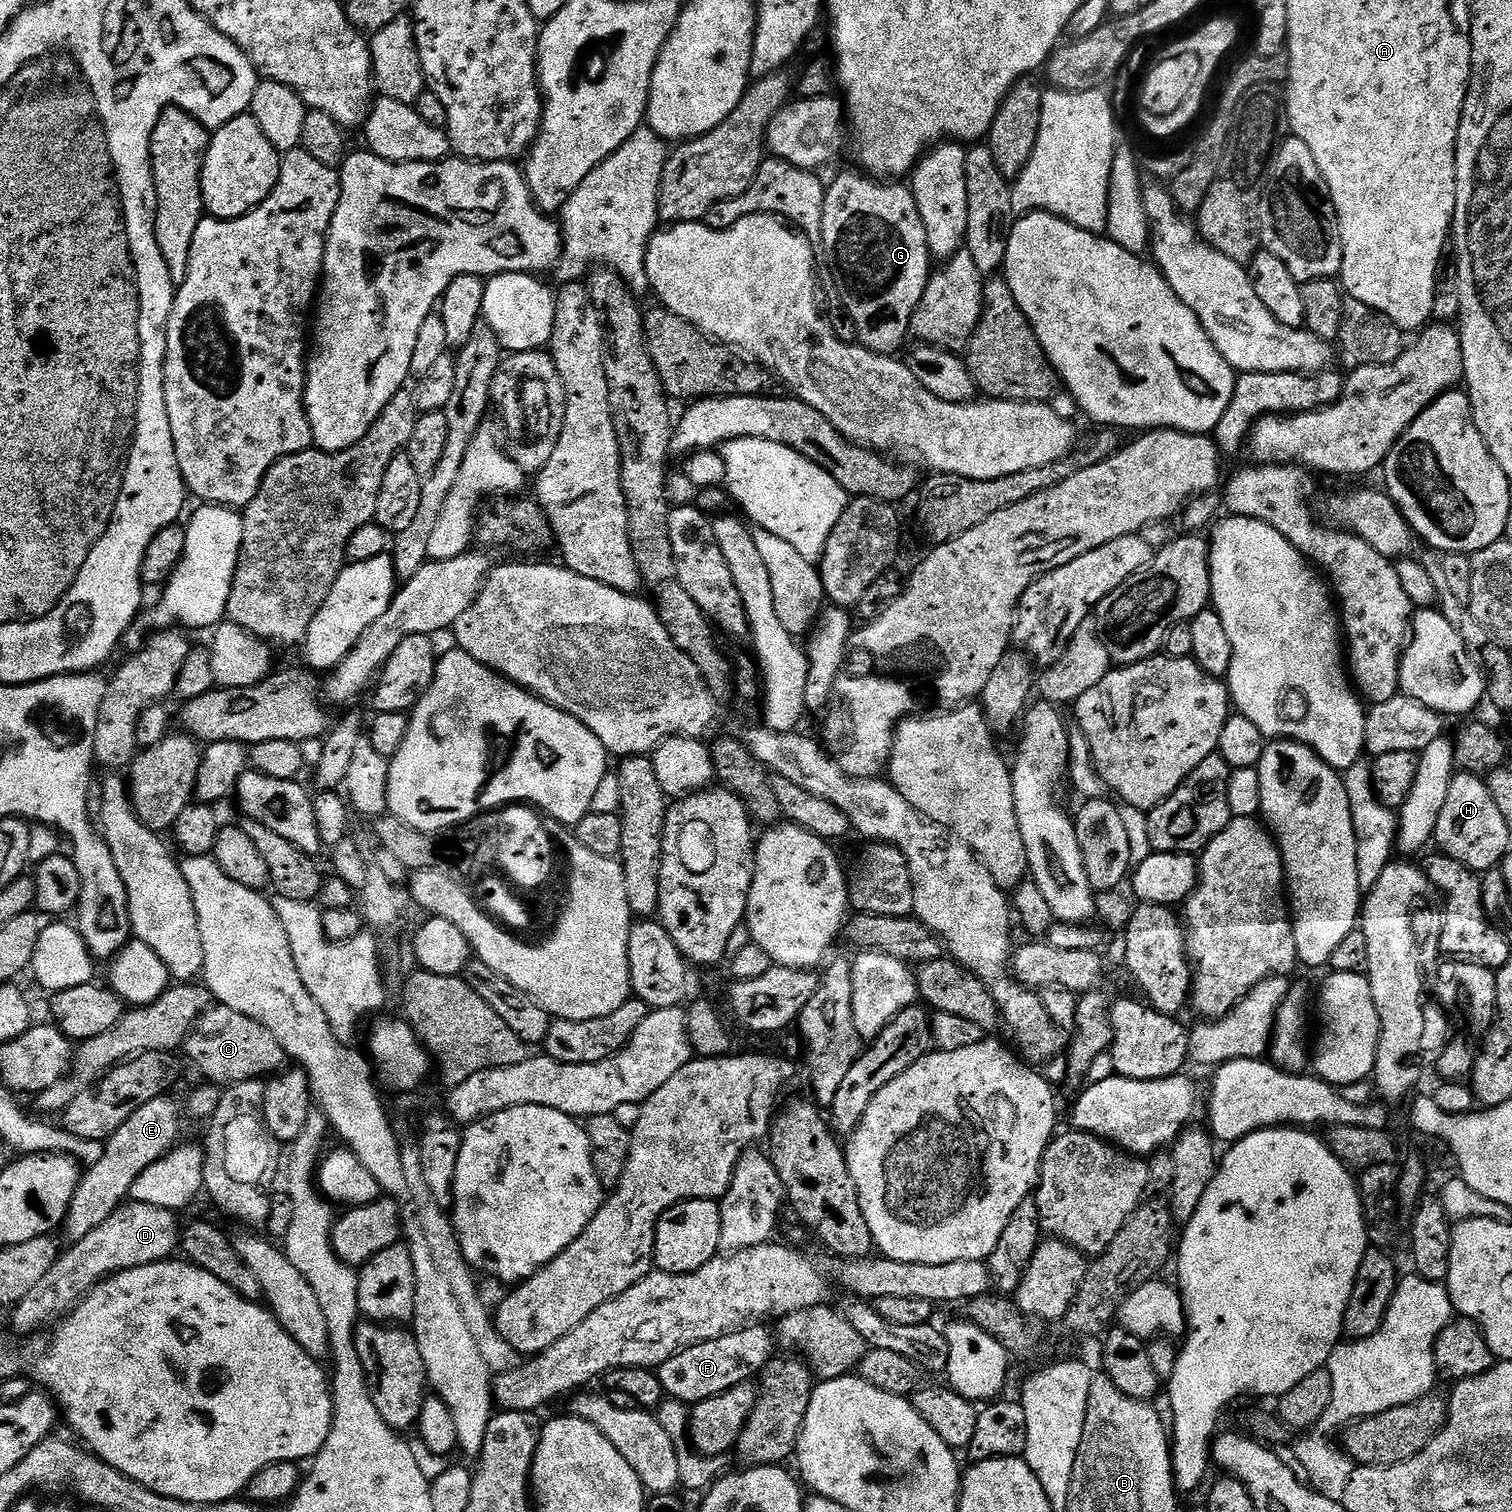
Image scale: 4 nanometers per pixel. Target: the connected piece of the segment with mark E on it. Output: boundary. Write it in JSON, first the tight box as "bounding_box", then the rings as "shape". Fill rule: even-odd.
{"bounding_box":[62,1094,184,1242],"shape":[[[165,1094],[146,1102],[146,1106],[138,1106],[138,1110],[134,1110],[134,1114],[130,1114],[130,1118],[126,1118],[126,1122],[122,1122],[122,1126],[103,1141],[104,1155],[81,1175],[80,1185],[76,1187],[64,1216],[62,1233],[68,1242],[86,1238],[90,1230],[98,1230],[98,1226],[102,1226],[102,1222],[106,1222],[106,1218],[110,1218],[110,1214],[129,1199],[131,1186],[138,1176],[181,1143],[180,1131],[184,1124],[180,1121],[180,1104],[170,1096]]]}

